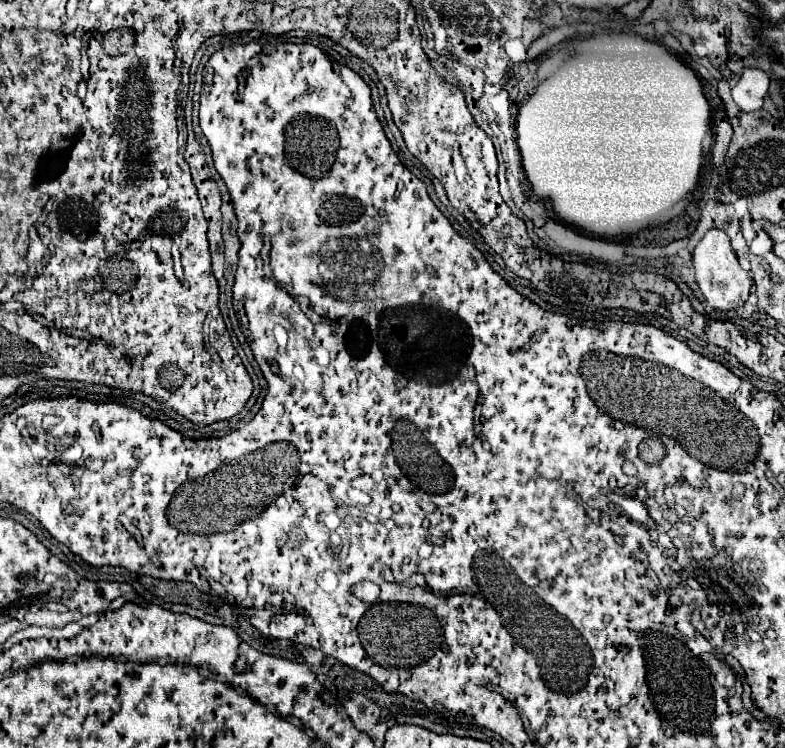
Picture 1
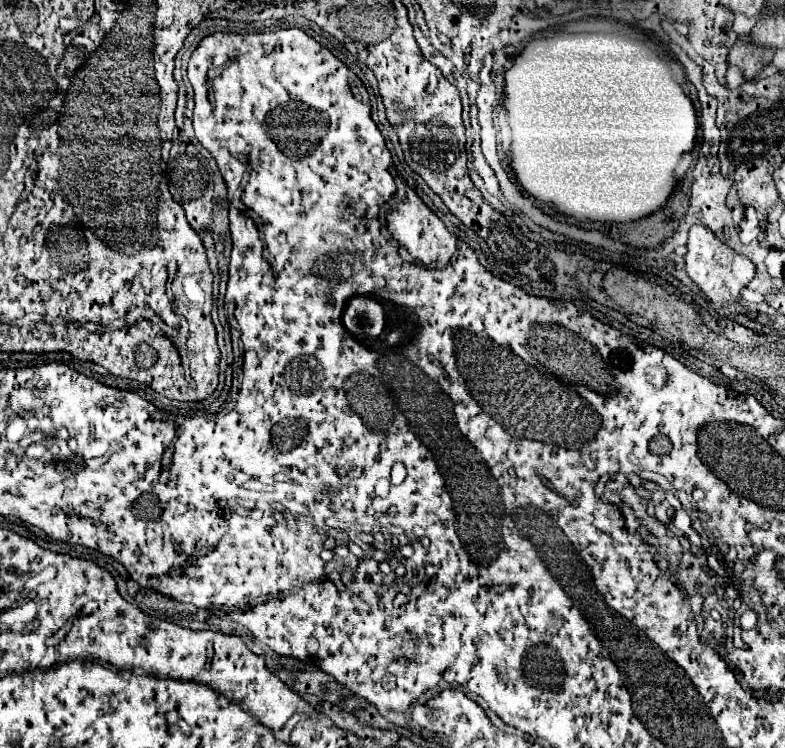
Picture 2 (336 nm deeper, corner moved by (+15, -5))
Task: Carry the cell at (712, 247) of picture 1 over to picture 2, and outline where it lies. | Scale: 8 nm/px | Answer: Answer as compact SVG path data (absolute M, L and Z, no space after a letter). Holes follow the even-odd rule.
M700 224L690 228L688 252L686 252L684 260L686 260L688 276L718 308L726 308L732 302L736 302L742 288L748 286L748 282L754 278L754 272L756 272L756 266L748 258L736 254L732 248L728 248L724 242L720 242L712 230L708 230L706 226L700 226Z

